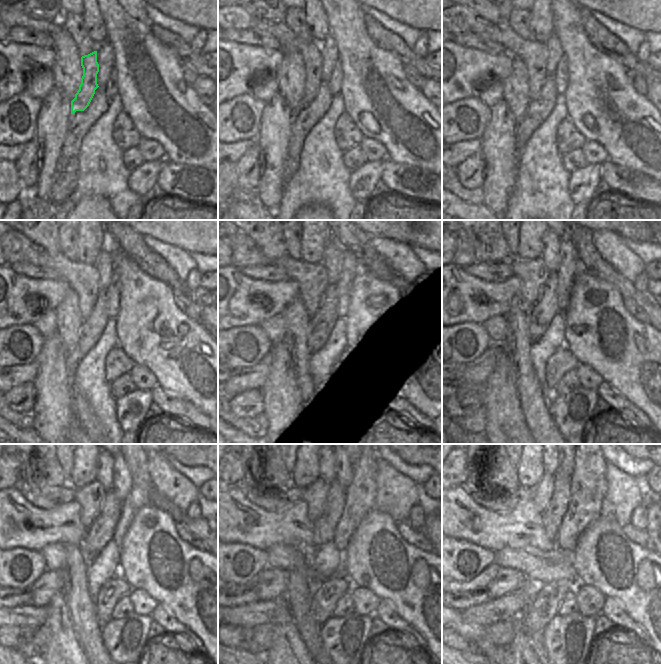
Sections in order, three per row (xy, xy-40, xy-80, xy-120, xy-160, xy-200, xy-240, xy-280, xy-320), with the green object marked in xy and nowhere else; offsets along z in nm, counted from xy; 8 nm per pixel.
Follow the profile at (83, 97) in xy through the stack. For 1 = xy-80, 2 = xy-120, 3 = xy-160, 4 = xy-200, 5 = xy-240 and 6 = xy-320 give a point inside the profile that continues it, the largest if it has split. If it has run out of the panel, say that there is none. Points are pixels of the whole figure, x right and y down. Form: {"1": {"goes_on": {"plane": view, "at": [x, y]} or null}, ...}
{"1": {"goes_on": {"plane": "xy-80", "at": [535, 55]}}, "2": {"goes_on": {"plane": "xy-120", "at": [85, 283]}}, "3": {"goes_on": {"plane": "xy-160", "at": [312, 281]}}, "4": {"goes_on": {"plane": "xy-200", "at": [537, 274]}}, "5": {"goes_on": {"plane": "xy-240", "at": [90, 497]}}, "6": {"goes_on": {"plane": "xy-320", "at": [542, 493]}}}

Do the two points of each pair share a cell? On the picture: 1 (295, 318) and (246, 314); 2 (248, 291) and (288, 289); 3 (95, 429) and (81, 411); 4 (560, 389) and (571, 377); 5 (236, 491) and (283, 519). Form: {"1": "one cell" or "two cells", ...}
{"1": "two cells", "2": "one cell", "3": "one cell", "4": "one cell", "5": "one cell"}

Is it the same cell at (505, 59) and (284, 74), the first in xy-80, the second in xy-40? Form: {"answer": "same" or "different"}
{"answer": "different"}

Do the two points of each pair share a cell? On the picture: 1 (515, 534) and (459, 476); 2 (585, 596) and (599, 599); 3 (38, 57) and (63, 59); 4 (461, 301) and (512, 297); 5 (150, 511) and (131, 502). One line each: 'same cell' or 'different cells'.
1: different cells
2: same cell
3: different cells
4: same cell
5: different cells

